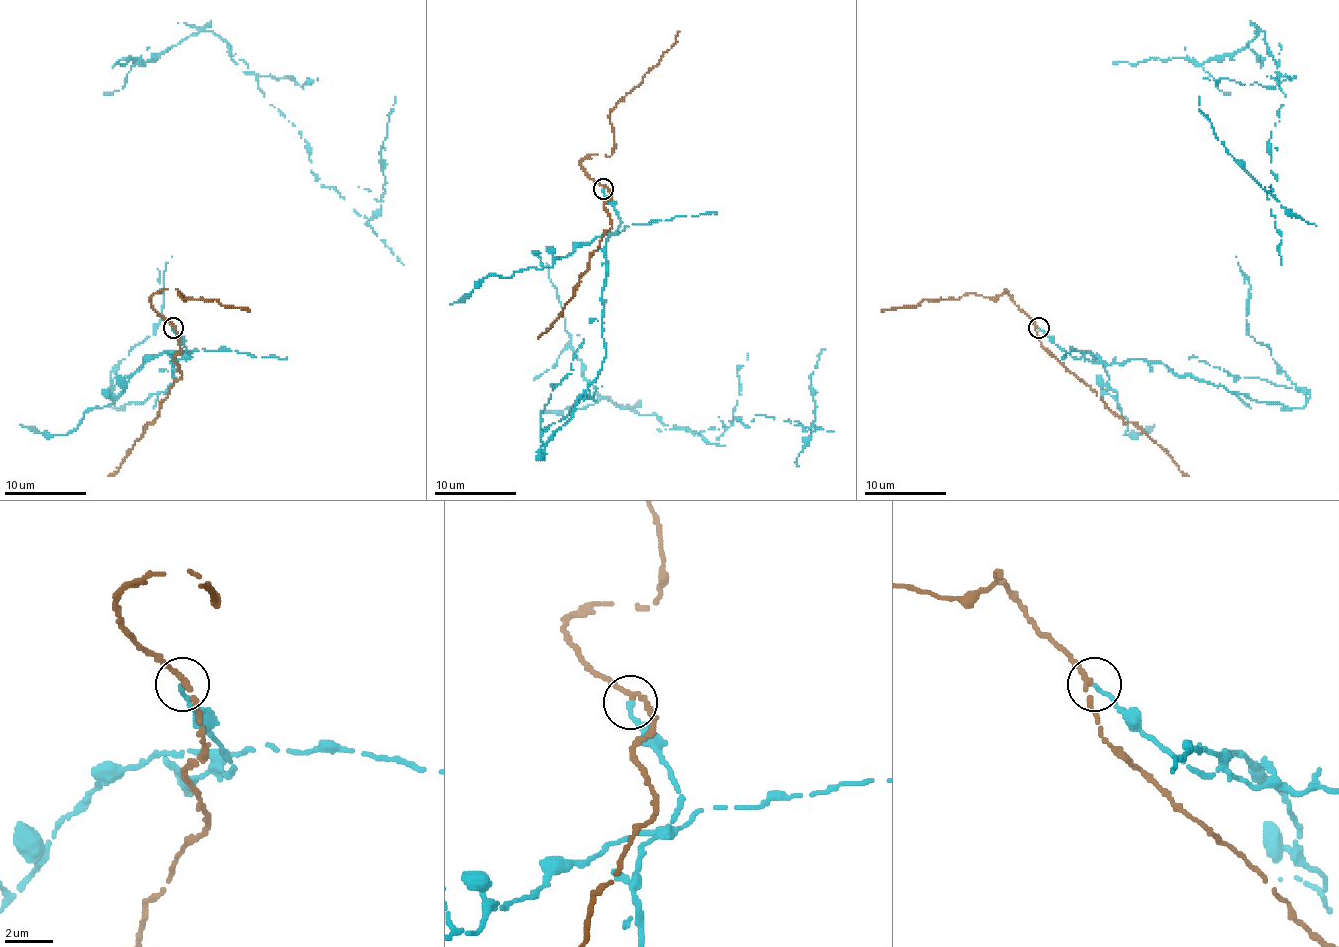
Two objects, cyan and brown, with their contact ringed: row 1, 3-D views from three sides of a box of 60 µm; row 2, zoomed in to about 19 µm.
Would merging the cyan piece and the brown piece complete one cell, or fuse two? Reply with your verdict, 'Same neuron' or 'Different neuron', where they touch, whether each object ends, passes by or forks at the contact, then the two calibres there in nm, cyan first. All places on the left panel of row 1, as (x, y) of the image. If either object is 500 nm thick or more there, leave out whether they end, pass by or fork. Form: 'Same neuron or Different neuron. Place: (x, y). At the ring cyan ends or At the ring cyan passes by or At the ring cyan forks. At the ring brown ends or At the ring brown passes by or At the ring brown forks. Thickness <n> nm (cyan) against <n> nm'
Different neuron. Place: (173, 327). At the ring cyan ends. At the ring brown passes by. Thickness 190 nm (cyan) against 240 nm

